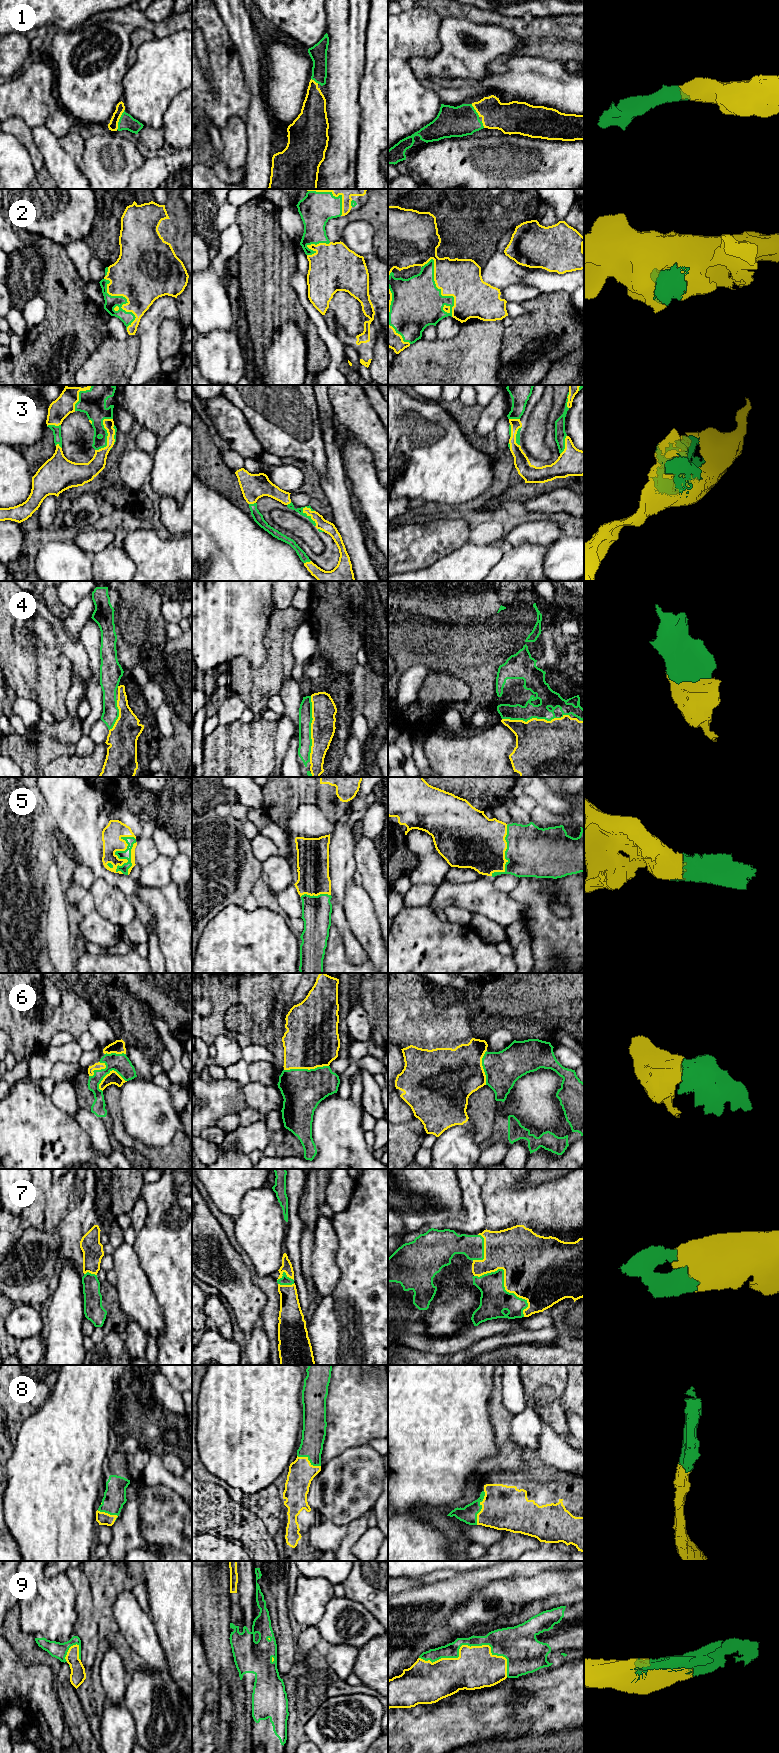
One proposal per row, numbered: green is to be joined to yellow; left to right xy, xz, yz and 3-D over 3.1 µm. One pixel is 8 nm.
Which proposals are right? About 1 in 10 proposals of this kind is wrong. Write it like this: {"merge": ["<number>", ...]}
{"merge": ["1", "2", "3", "4", "5", "6", "7", "8", "9"]}

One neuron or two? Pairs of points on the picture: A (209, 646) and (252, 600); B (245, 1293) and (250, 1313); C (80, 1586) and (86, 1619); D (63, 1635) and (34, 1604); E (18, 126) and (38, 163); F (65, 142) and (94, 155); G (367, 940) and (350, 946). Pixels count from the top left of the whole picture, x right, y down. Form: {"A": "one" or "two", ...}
{"A": "one", "B": "one", "C": "one", "D": "one", "E": "one", "F": "two", "G": "two"}

